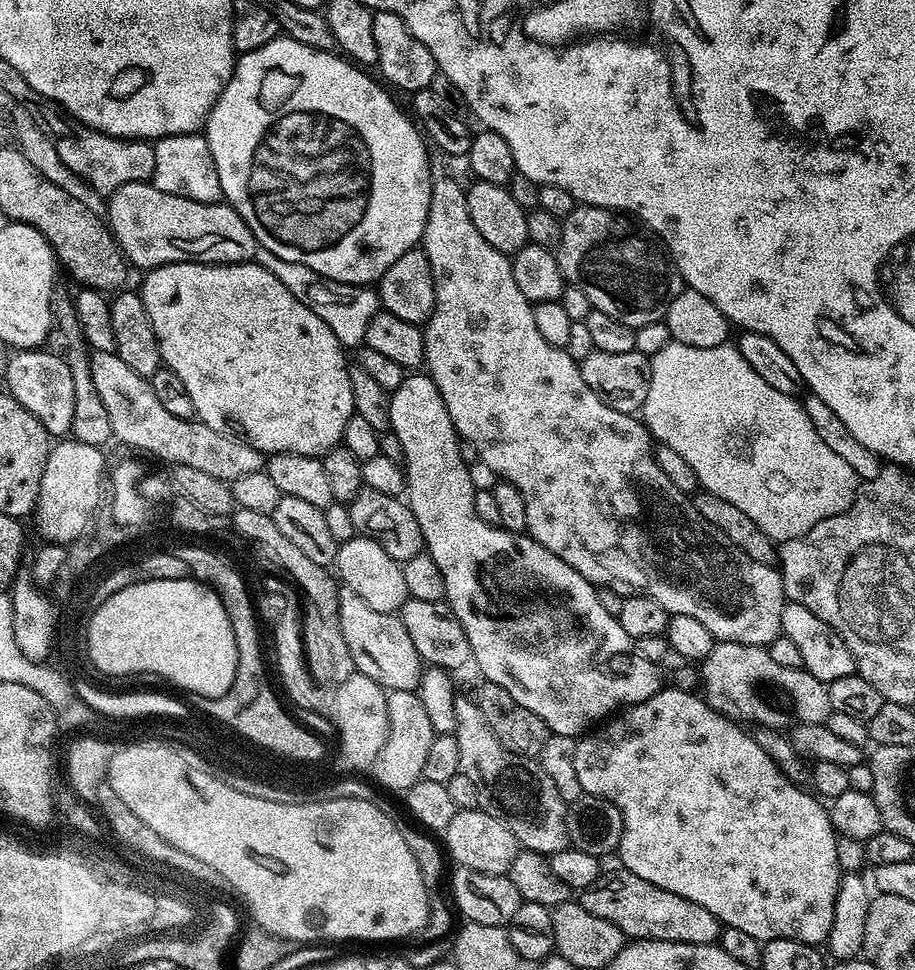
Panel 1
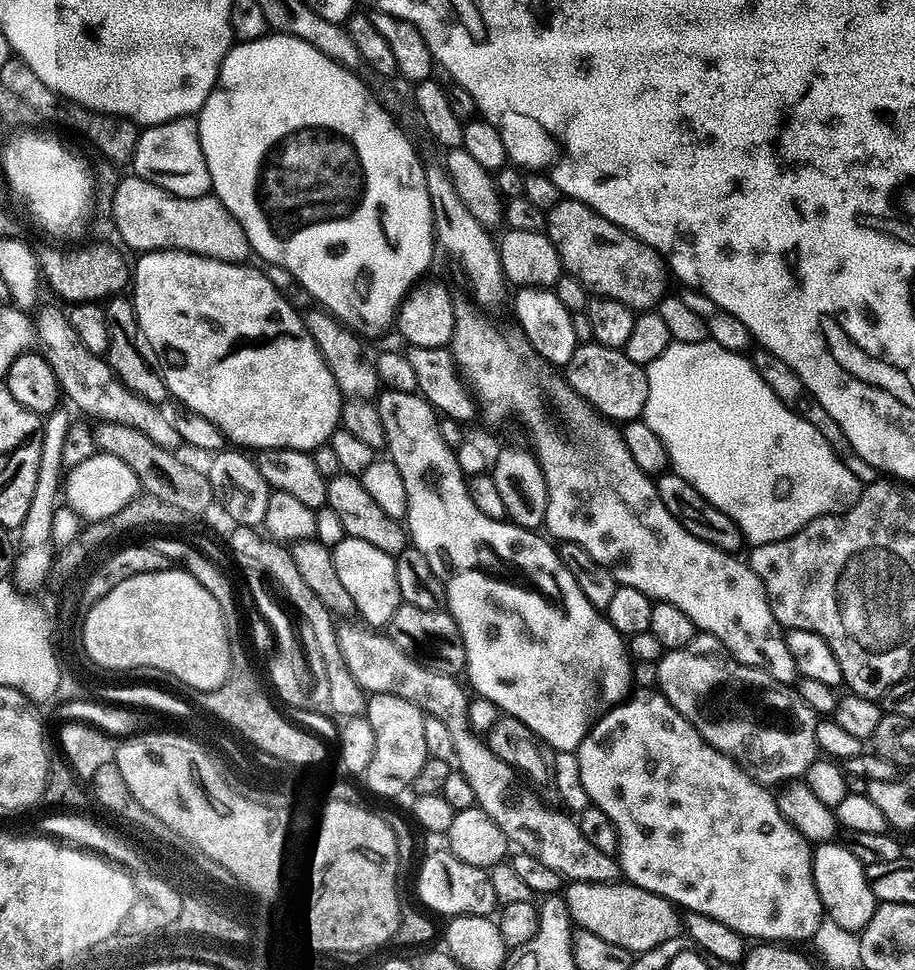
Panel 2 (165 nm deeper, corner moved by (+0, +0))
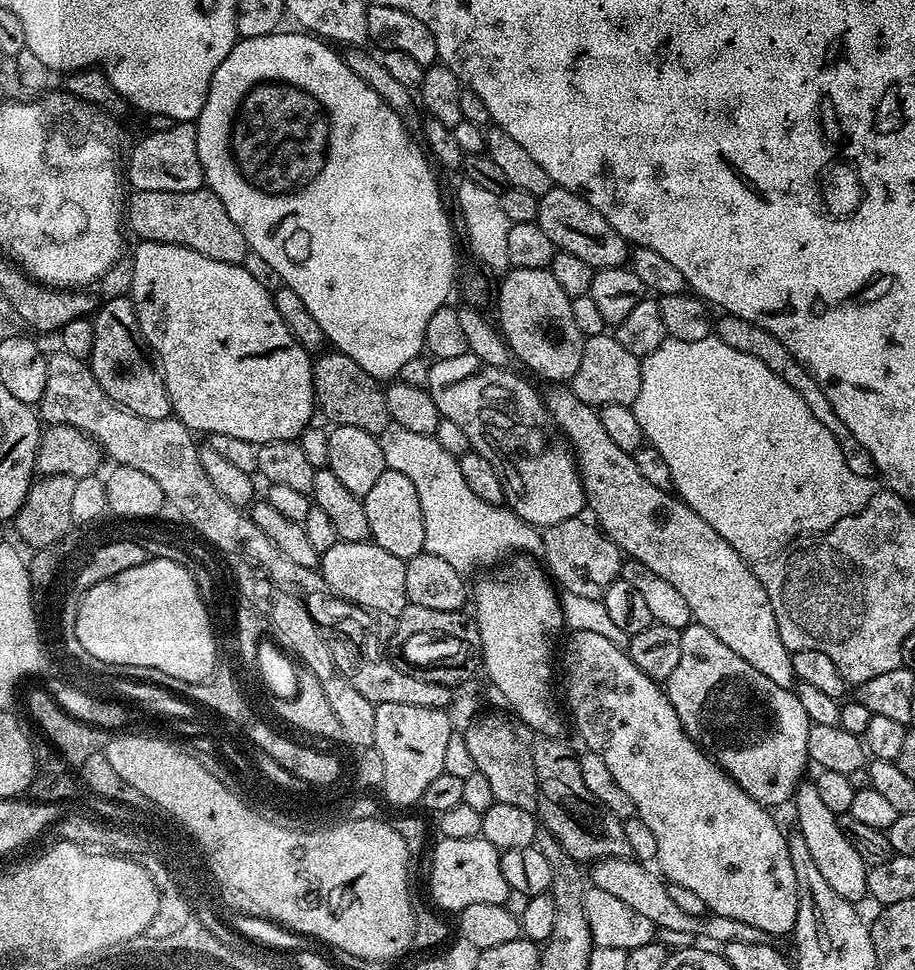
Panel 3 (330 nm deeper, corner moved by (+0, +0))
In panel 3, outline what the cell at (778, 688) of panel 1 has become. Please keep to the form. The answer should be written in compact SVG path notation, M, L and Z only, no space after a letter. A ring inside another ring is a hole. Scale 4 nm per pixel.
M693 622L681 629L680 637L681 659L677 669L664 682L664 689L687 736L707 751L721 771L727 772L750 797L764 802L767 801L768 790L775 786L797 787L810 762L808 742L812 723L796 692L778 686L738 654L732 653L708 628L698 623Z

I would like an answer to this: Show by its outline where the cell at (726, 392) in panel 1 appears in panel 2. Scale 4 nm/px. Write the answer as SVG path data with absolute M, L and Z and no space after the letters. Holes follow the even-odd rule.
M711 338L697 344L674 342L657 360L646 365L646 371L648 397L642 419L662 438L671 471L686 478L702 498L729 516L749 545L785 540L814 522L814 518L837 515L858 502L860 479L806 418L790 411L789 405L783 404L778 394L762 382L762 374L754 370L747 355L726 350Z

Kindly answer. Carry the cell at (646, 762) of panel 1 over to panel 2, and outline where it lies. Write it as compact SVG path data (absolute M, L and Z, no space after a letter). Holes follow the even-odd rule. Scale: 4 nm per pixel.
M659 690L637 691L635 694L629 695L623 704L617 704L609 707L607 711L605 711L604 715L592 725L591 730L588 731L588 737L582 741L580 747L576 749L574 753L574 760L575 763L580 766L580 781L586 790L589 801L591 801L595 807L601 808L601 810L603 810L611 818L613 823L616 824L616 830L619 836L618 863L623 875L627 877L631 883L637 884L637 886L639 886L642 890L650 890L654 894L666 897L667 900L671 900L673 904L679 906L681 909L708 915L712 919L717 919L718 922L725 923L726 926L731 928L731 930L740 933L740 935L745 938L751 938L751 936L753 936L751 939L756 942L794 942L790 940L806 940L806 942L808 942L813 939L815 931L818 930L820 921L824 916L824 907L818 898L818 890L814 886L814 874L812 873L812 853L814 851L813 845L809 843L809 841L805 840L802 834L798 834L798 830L794 830L790 826L790 822L786 822L786 818L782 818L782 814L776 805L775 795L773 795L773 793L769 791L765 785L754 780L751 773L742 769L739 764L731 759L731 757L724 755L715 749L714 746L708 745L706 741L703 740L702 734L700 734L698 730L696 730L694 726L692 726L690 722L688 722L686 718L684 718L682 714L675 709L673 704L670 703L670 701L665 698L661 692L659 692Z

